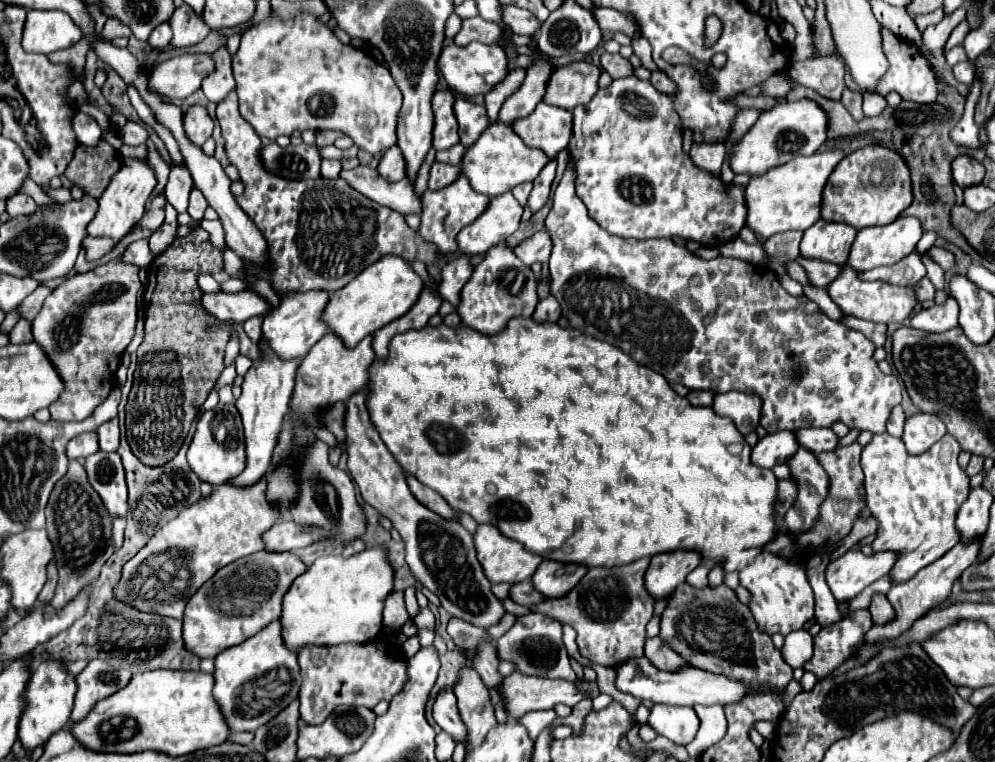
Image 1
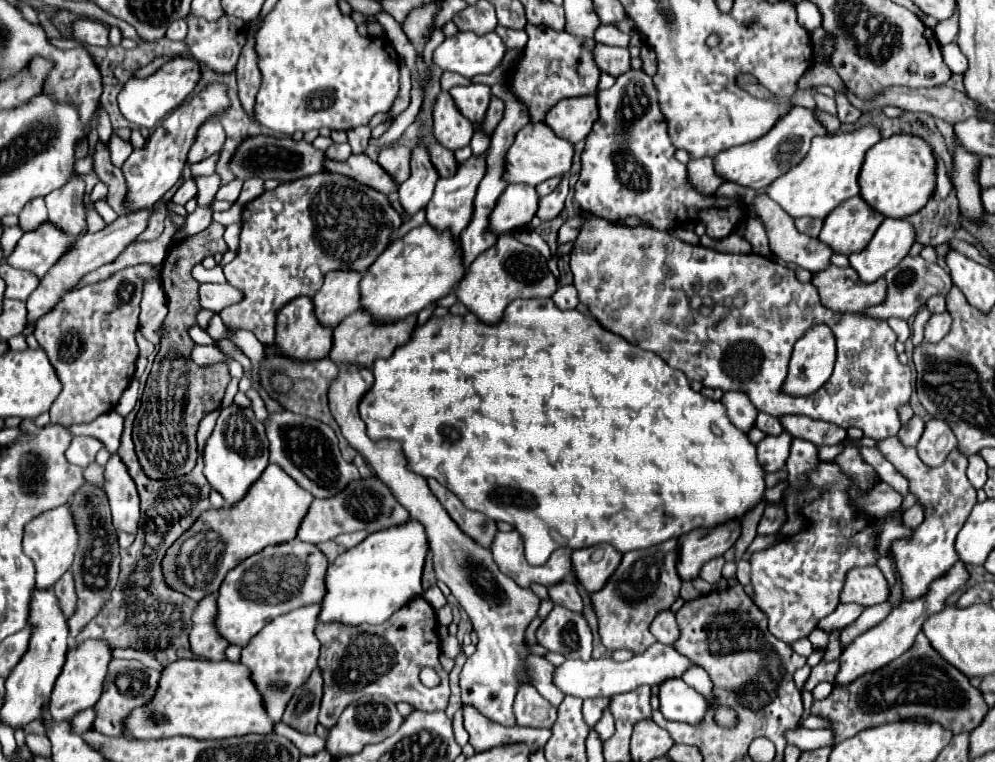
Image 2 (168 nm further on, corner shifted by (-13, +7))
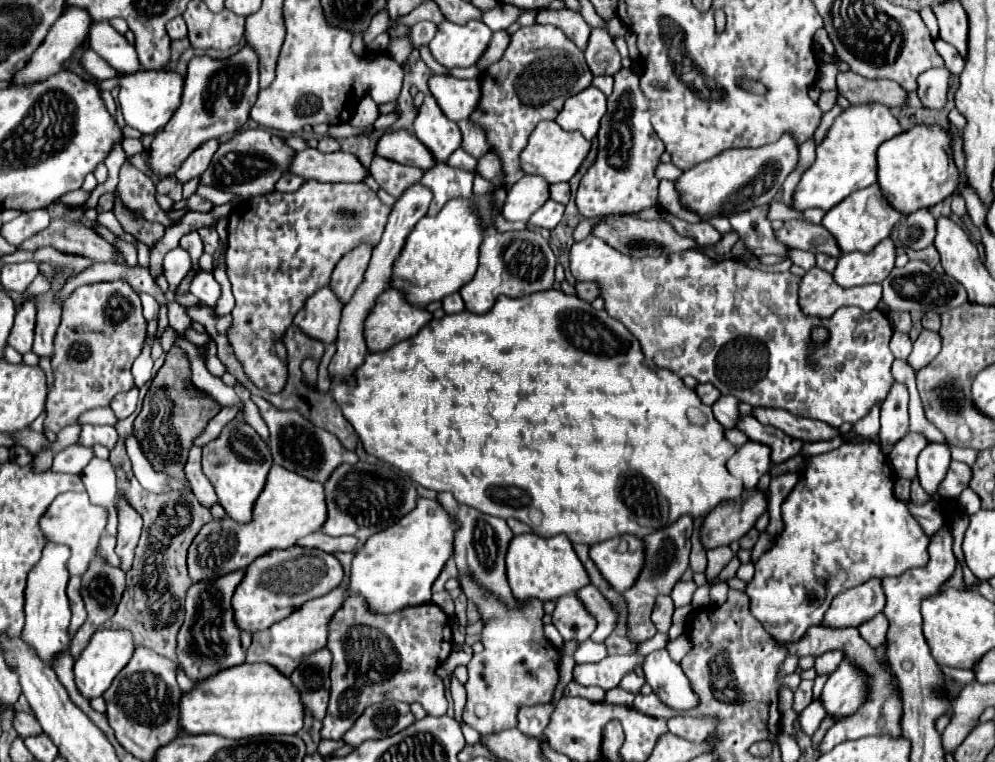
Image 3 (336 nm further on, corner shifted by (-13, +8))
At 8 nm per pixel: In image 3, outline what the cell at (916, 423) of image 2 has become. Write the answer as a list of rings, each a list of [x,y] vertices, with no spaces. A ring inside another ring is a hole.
[[[909,432],[889,452],[889,466],[897,478],[913,480],[917,476],[917,456],[925,448],[927,440],[921,434]]]

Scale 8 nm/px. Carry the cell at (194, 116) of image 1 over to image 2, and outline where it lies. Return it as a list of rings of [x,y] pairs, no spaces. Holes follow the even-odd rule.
[[[205,121],[203,129],[199,129],[195,143],[189,151],[189,163],[197,163],[213,153],[217,153],[225,143],[225,129],[219,121]]]

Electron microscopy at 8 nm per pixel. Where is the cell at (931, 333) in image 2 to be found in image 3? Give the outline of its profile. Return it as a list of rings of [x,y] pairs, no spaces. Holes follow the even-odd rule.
[[[923,330],[921,336],[915,340],[913,344],[913,352],[911,356],[907,358],[907,364],[919,372],[921,368],[925,368],[939,352],[941,348],[941,342],[939,342],[939,334],[937,332],[929,332],[929,330]]]

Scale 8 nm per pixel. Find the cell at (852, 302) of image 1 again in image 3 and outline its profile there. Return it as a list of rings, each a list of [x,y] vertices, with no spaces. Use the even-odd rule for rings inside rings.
[[[811,268],[799,282],[799,306],[805,316],[831,318],[841,306],[859,306],[865,312],[877,308],[881,300],[881,284],[863,288],[839,288],[825,270]]]

